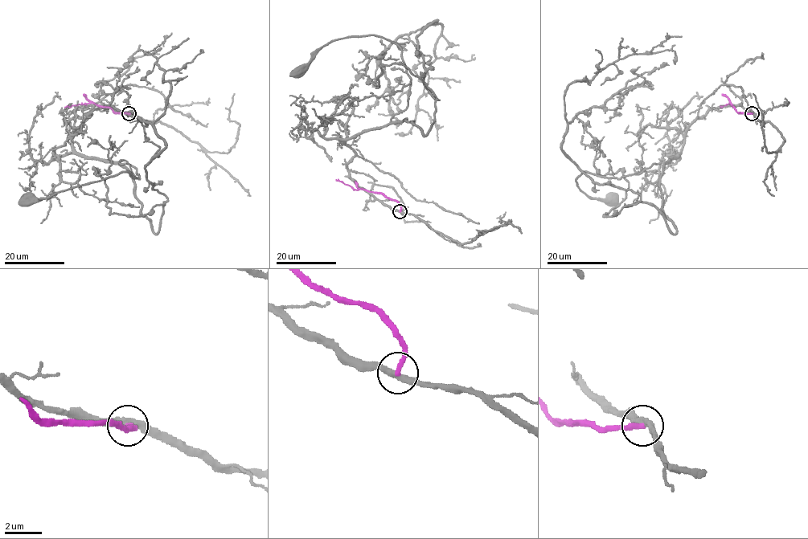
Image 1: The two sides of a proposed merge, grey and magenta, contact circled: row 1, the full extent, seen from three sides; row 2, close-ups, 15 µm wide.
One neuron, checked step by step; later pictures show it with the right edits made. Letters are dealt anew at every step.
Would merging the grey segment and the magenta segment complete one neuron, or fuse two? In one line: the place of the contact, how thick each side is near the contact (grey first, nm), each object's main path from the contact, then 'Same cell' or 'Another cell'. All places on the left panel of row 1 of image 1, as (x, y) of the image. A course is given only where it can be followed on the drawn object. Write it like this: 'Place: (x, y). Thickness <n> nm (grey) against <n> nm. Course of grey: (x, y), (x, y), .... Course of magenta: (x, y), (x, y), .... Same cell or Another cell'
Place: (129, 113). Thickness 380 nm (grey) against 280 nm. Course of grey: (129, 113), (81, 105), (72, 147), (128, 163), (139, 179), (123, 172), (29, 196). Course of magenta: (129, 113), (115, 112), (108, 107), (92, 103), (64, 107). Another cell

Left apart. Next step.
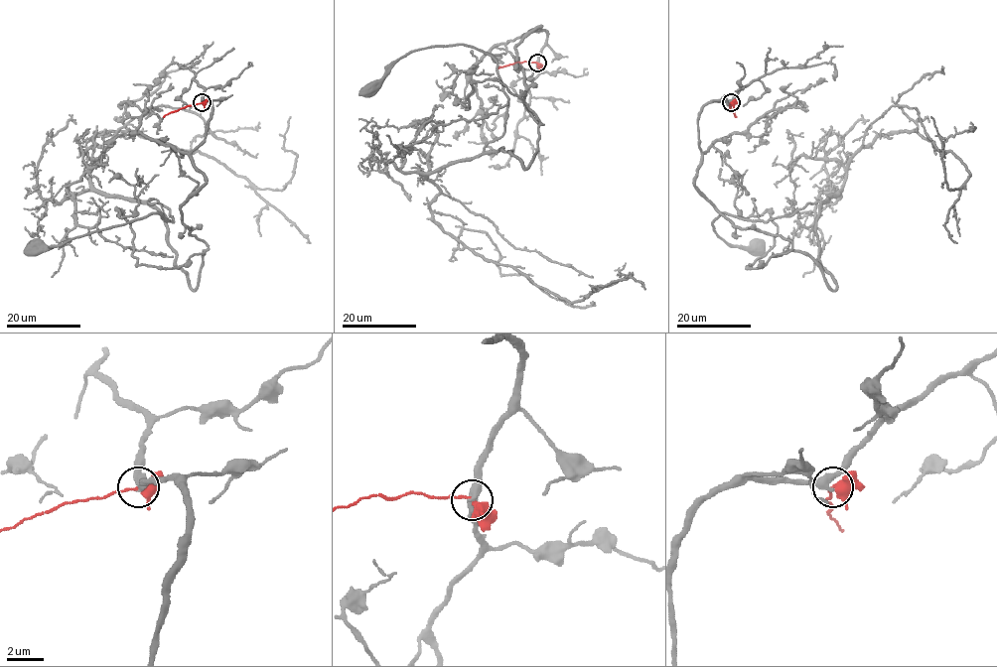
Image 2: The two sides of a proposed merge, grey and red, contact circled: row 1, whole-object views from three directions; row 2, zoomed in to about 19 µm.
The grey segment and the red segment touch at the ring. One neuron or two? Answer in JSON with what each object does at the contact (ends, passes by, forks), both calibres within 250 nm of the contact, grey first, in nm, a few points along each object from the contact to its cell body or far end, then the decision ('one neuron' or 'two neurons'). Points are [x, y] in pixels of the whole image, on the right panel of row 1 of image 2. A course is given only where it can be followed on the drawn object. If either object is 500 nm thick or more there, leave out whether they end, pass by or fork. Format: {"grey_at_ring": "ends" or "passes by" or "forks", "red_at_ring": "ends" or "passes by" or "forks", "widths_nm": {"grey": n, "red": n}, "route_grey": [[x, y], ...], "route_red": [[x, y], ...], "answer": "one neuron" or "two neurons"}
{"grey_at_ring": "passes by", "red_at_ring": "forks", "widths_nm": {"grey": 320, "red": 300}, "route_grey": [[730, 102], [702, 109], [694, 187], [837, 287], [819, 201], [712, 223], [757, 243]], "route_red": [[730, 102], [730, 107], [736, 116]], "answer": "one neuron"}

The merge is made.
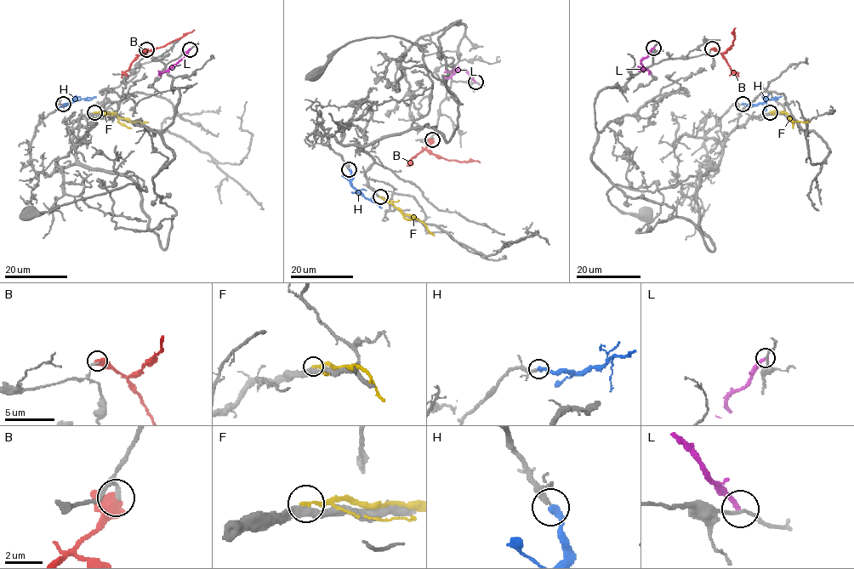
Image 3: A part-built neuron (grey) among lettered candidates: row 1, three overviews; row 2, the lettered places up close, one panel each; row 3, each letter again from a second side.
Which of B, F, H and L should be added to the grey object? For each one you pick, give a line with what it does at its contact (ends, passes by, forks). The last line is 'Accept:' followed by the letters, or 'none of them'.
H: it ends
Accept: H

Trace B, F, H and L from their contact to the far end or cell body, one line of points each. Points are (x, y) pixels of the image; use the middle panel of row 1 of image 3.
B: (432, 139), (426, 149), (434, 155), (451, 160), (480, 162)
F: (380, 196), (405, 214), (418, 219), (434, 235)
H: (349, 169), (350, 184), (382, 207)
L: (475, 82), (463, 70), (444, 78)

